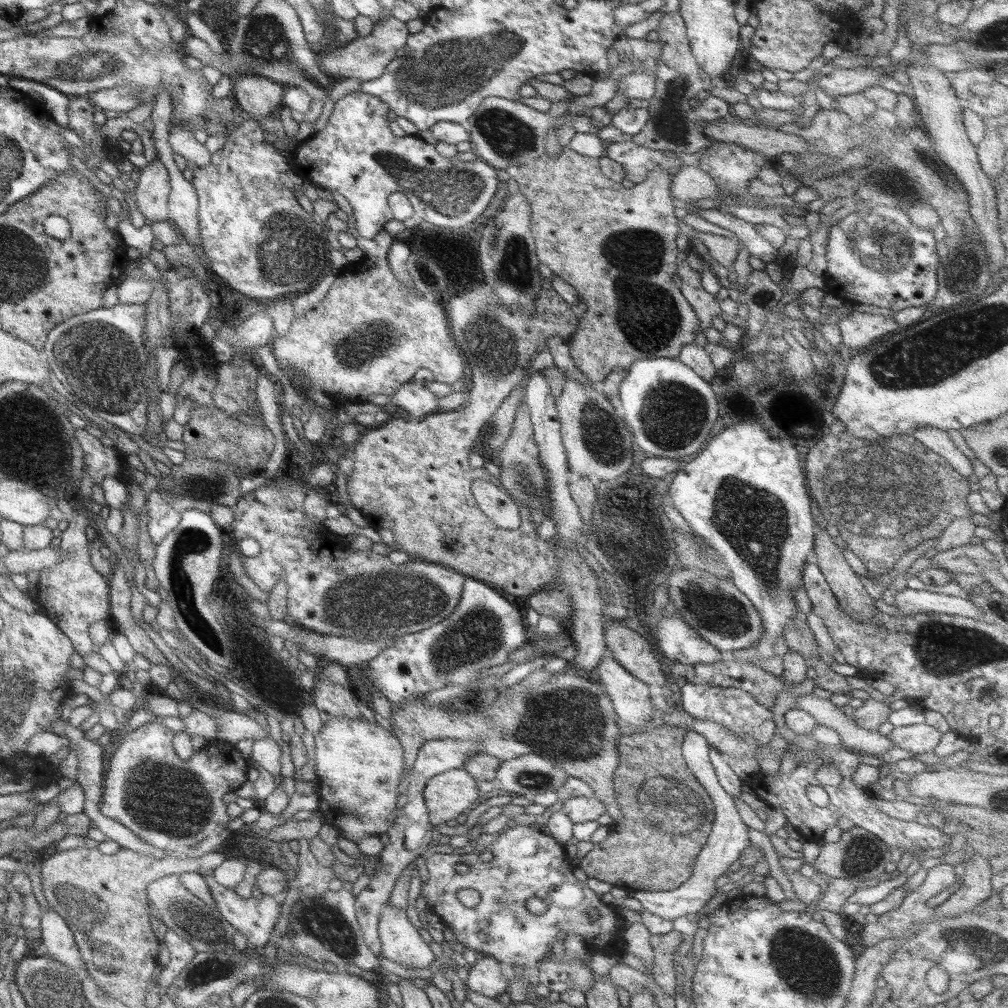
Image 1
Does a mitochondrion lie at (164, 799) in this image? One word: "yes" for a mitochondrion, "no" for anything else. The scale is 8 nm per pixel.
yes

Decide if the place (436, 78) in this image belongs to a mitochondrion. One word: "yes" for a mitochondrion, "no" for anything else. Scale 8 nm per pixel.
yes

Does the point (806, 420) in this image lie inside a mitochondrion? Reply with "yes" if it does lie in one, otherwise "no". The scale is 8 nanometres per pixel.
no

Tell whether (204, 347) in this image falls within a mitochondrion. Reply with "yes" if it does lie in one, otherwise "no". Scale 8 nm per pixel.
no

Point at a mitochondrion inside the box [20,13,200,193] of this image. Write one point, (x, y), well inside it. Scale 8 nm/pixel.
(96, 67)

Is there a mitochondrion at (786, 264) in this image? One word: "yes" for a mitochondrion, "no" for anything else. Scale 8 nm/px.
no

